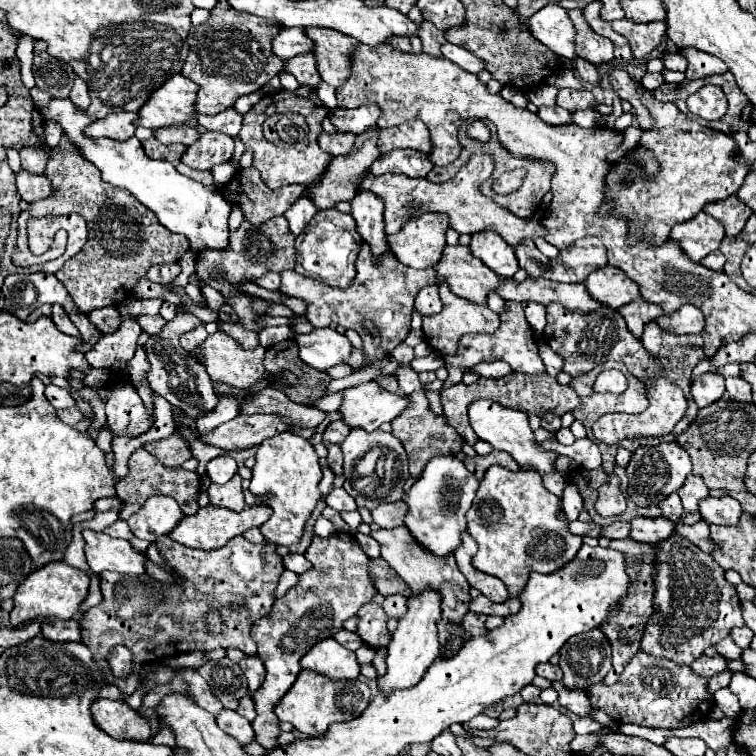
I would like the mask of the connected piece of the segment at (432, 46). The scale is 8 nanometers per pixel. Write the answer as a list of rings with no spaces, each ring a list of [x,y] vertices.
[[[424,21],[418,29],[418,37],[422,41],[422,51],[434,57],[440,57],[440,45],[444,43],[444,33],[438,31],[432,23]]]

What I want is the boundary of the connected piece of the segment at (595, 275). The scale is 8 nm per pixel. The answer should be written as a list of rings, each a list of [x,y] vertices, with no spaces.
[[[612,265],[592,271],[586,277],[584,285],[586,285],[586,291],[590,293],[590,297],[598,299],[598,303],[602,303],[610,309],[618,309],[618,307],[630,303],[632,299],[640,297],[638,285],[630,277],[626,277],[624,271],[618,271],[618,267],[612,267]]]

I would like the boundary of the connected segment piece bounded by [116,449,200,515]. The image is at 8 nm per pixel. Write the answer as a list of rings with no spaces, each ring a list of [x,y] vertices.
[[[146,449],[134,451],[130,455],[128,467],[130,467],[128,477],[116,483],[116,495],[118,495],[120,501],[142,505],[152,495],[170,495],[170,497],[174,497],[178,501],[184,515],[194,515],[198,511],[196,499],[198,499],[198,493],[200,493],[200,477],[194,471],[186,471],[182,467],[174,467],[174,469],[164,467]]]

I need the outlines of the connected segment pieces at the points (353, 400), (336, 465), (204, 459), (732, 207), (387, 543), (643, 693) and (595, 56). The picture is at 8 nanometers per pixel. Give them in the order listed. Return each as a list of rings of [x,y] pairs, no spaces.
[[[362,383],[344,389],[338,413],[350,427],[364,427],[366,431],[378,429],[382,423],[392,421],[410,405],[408,397],[388,393],[378,383]]]
[[[328,445],[328,467],[334,475],[342,475],[342,451],[338,445]]]
[[[192,441],[192,453],[194,457],[198,459],[198,467],[196,467],[196,473],[200,476],[204,476],[206,473],[206,465],[210,459],[224,455],[226,450],[212,447],[212,445],[206,445],[206,443],[200,443],[200,441]]]
[[[730,195],[728,199],[724,201],[716,201],[716,203],[708,203],[704,207],[704,213],[712,215],[714,219],[718,219],[724,229],[726,229],[726,235],[728,237],[734,237],[738,235],[742,229],[744,229],[744,223],[748,221],[748,217],[752,215],[752,209],[746,207],[736,195]]]
[[[394,527],[394,529],[376,529],[370,533],[370,537],[374,537],[380,543],[380,557],[384,561],[390,563],[390,567],[408,583],[408,587],[418,593],[424,589],[436,589],[442,593],[442,619],[438,623],[440,629],[440,643],[446,645],[450,629],[448,623],[462,623],[462,617],[468,613],[468,603],[470,603],[470,585],[466,581],[466,577],[458,571],[454,555],[448,557],[436,557],[432,553],[428,553],[426,549],[422,549],[414,537],[410,535],[410,531],[406,527]]]
[[[638,651],[630,663],[626,663],[620,679],[614,685],[598,683],[586,689],[590,705],[602,709],[616,723],[636,723],[644,727],[676,729],[690,721],[700,721],[712,707],[712,695],[706,689],[708,679],[694,675],[688,665],[670,663],[668,659],[654,659],[644,651]]]
[[[580,9],[568,11],[570,21],[574,23],[576,29],[576,55],[584,57],[586,61],[594,63],[594,65],[602,65],[614,59],[614,45],[610,43],[610,39],[604,39],[600,35],[596,35],[588,23],[582,17]]]

